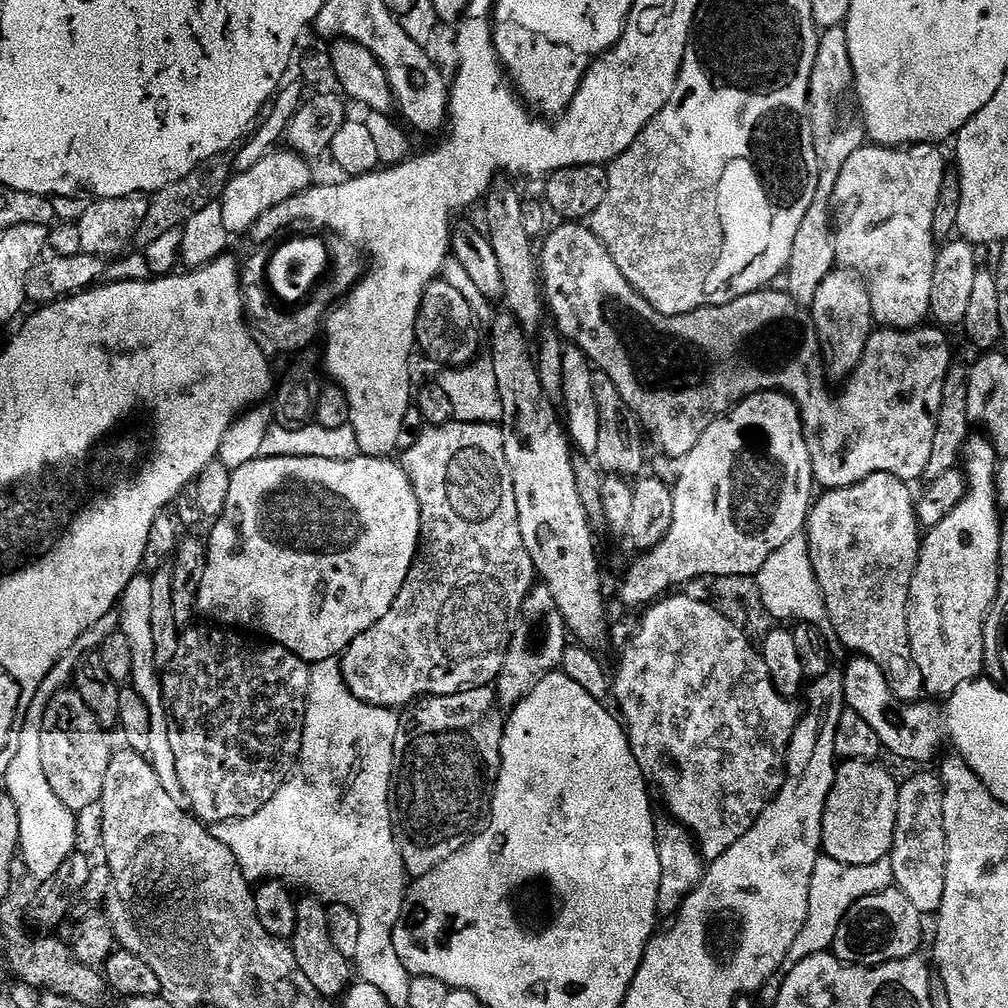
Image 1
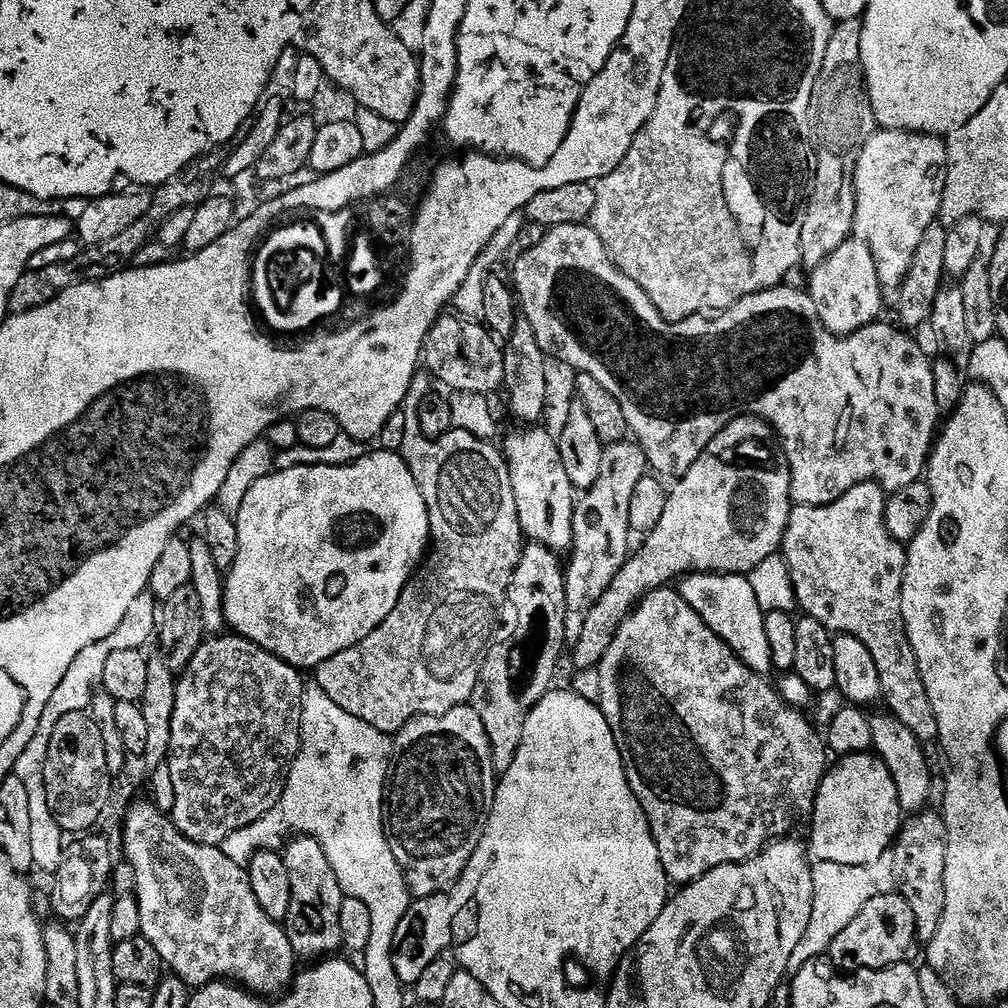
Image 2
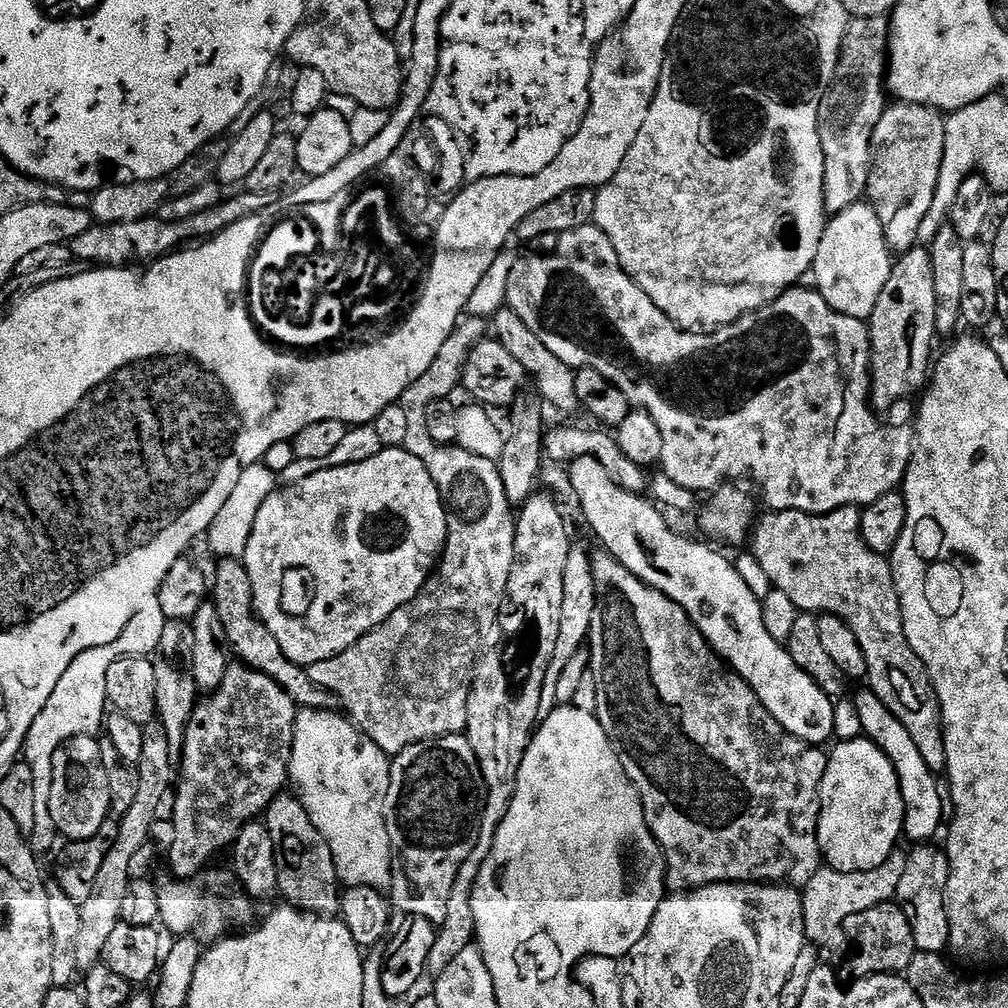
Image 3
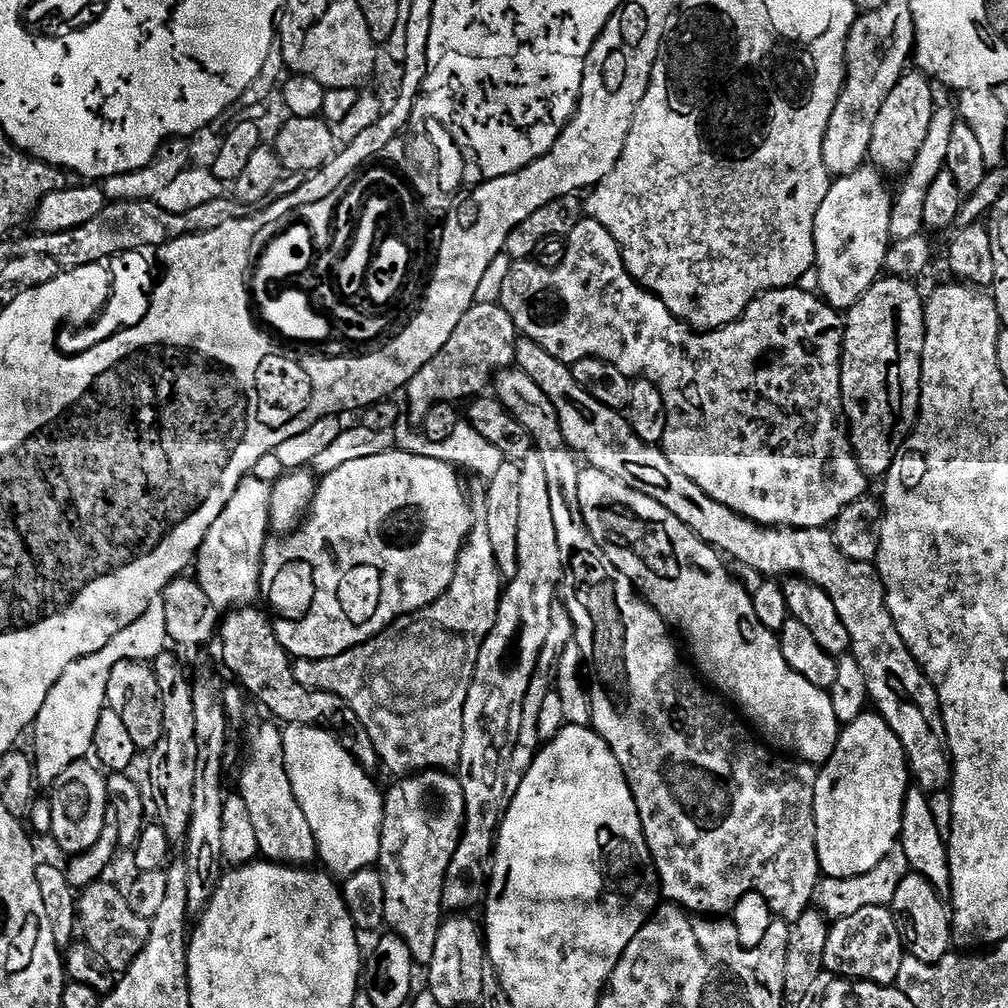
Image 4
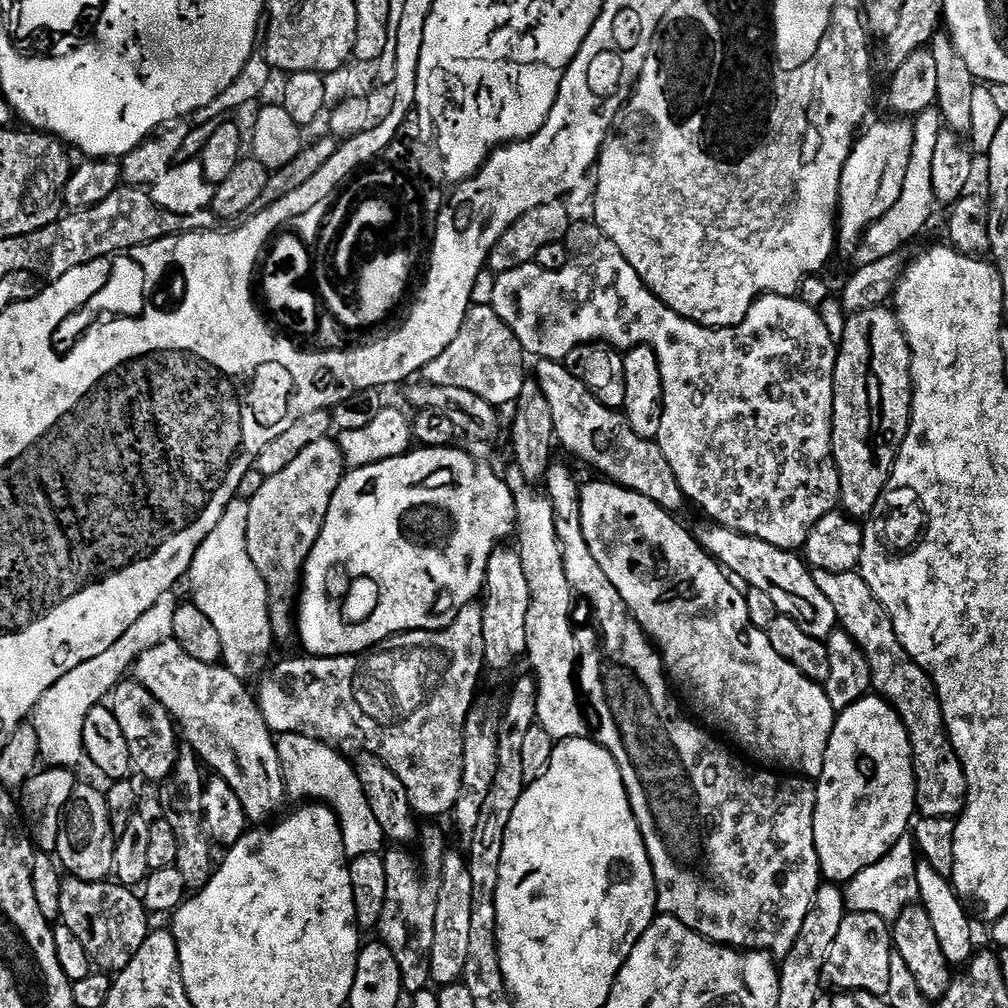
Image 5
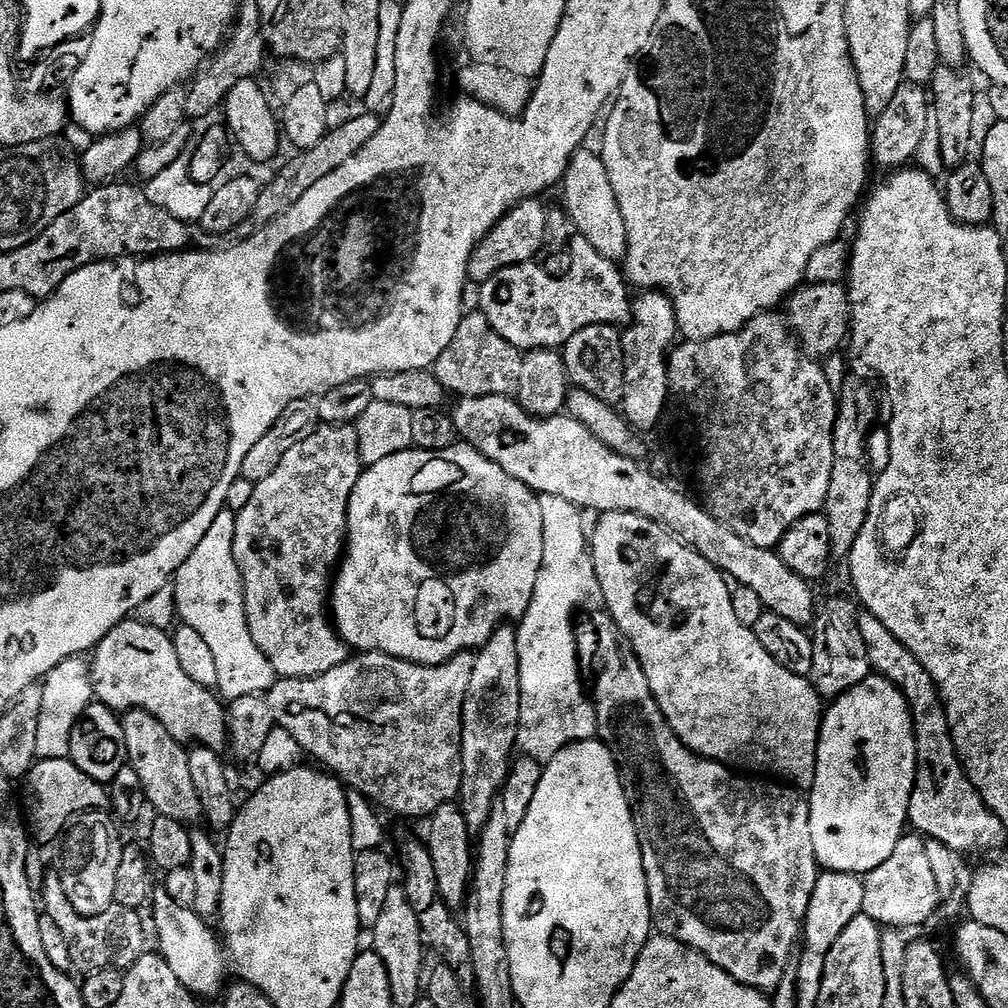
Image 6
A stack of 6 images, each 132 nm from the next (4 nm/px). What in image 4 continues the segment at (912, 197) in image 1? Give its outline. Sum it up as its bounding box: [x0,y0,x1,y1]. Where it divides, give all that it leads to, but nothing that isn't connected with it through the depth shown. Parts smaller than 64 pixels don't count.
[870,70,937,173]

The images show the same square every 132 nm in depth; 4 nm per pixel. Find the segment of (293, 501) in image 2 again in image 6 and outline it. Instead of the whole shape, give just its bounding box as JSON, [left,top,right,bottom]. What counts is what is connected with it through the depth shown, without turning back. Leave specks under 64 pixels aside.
[330,442,542,666]

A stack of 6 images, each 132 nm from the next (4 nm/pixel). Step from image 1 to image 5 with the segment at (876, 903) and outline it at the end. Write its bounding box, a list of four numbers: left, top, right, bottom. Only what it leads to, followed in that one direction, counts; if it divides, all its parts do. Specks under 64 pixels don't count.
[823,911,893,997]

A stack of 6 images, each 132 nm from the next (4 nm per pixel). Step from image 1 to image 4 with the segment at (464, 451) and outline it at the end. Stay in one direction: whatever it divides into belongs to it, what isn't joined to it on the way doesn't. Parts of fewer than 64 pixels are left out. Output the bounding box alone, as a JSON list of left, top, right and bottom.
[292,304,518,778]

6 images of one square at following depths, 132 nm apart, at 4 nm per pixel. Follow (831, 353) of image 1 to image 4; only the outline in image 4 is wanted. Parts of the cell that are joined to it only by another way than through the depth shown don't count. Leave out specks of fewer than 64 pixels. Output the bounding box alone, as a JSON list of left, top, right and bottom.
[814,166,893,310]

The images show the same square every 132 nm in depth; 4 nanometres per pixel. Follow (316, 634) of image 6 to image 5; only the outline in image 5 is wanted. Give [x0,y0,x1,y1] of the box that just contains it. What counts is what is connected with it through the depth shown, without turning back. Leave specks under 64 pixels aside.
[246,438,345,645]

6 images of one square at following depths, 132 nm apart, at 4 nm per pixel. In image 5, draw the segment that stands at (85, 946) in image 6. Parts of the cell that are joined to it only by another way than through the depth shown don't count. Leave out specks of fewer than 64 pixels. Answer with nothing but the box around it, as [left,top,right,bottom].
[60,875,150,974]

